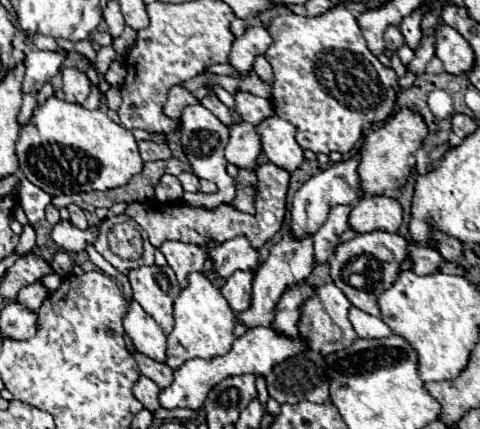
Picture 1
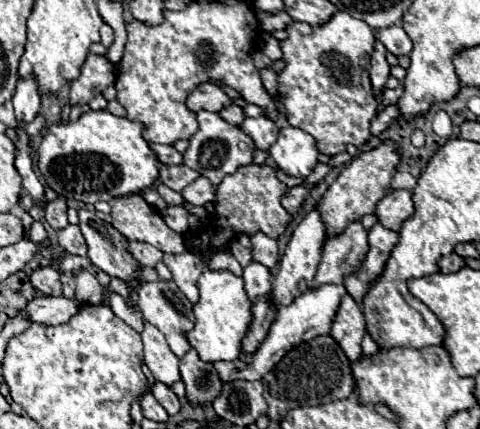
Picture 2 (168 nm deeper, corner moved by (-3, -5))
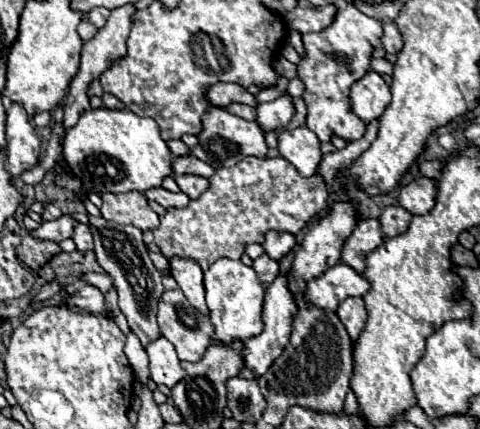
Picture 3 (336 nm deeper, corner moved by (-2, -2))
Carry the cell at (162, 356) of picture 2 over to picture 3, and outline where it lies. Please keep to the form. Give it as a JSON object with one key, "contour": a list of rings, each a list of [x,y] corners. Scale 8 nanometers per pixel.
{"contour":[[[159,336],[157,340],[149,342],[145,350],[149,356],[151,380],[155,384],[165,384],[167,388],[173,388],[185,376],[183,368],[179,366],[177,352],[165,336]]]}

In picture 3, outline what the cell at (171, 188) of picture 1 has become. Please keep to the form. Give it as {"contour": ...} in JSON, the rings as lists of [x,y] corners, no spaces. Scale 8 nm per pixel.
{"contour":[[[181,156],[173,160],[173,172],[175,176],[183,176],[183,174],[197,174],[197,176],[213,176],[213,168],[209,164],[203,164],[201,160],[195,160],[193,156]]]}

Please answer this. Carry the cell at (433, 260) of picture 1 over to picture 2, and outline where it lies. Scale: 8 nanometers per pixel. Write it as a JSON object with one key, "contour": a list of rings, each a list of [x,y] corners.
{"contour":[[[450,253],[448,257],[442,257],[438,265],[442,273],[456,273],[460,267],[464,267],[464,257],[460,257],[458,253]]]}

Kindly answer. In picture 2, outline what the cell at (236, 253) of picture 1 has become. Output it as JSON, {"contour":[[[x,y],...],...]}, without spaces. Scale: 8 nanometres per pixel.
{"contour":[[[256,233],[252,237],[252,243],[254,243],[254,261],[272,269],[278,263],[278,243],[264,233]]]}

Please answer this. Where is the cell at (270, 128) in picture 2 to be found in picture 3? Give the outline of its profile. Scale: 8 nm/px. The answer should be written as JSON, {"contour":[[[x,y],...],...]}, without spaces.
{"contour":[[[283,94],[281,98],[267,102],[267,104],[257,104],[255,108],[257,112],[257,124],[263,132],[271,132],[271,130],[283,130],[291,116],[293,116],[293,102],[289,94]]]}

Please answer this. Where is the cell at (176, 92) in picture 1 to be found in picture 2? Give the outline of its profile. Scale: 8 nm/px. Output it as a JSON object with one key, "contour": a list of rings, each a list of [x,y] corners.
{"contour":[[[202,83],[198,85],[186,99],[186,105],[190,111],[220,111],[228,105],[232,105],[234,99],[226,95],[226,91],[222,87],[218,87],[216,83]]]}

